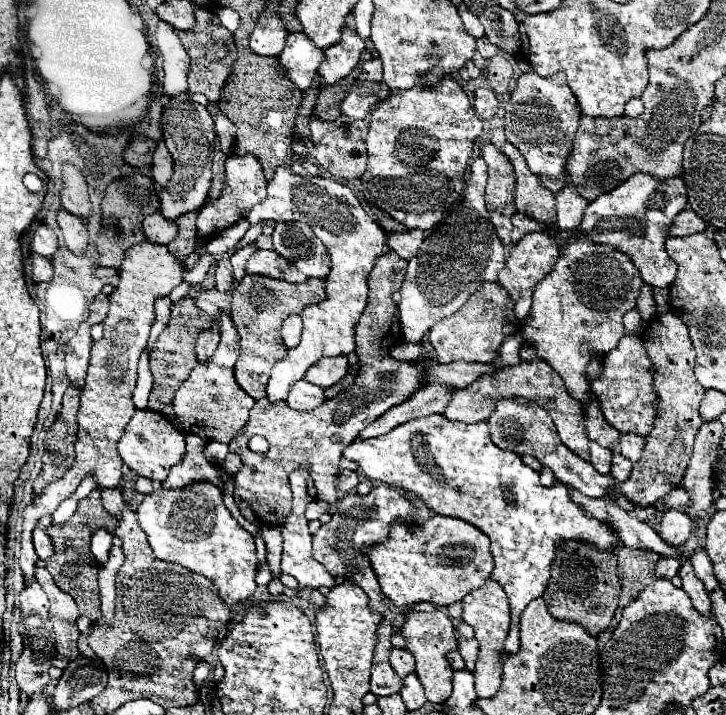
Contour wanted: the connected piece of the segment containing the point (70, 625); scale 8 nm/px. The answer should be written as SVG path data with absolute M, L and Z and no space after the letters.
M39 566L35 570L35 578L51 602L49 616L51 616L51 624L55 630L55 648L57 648L57 658L55 658L53 666L65 668L71 660L77 660L77 656L81 656L81 652L77 648L79 630L75 624L79 610L77 610L75 600L67 592L61 592L61 588L57 588L57 584L47 568Z

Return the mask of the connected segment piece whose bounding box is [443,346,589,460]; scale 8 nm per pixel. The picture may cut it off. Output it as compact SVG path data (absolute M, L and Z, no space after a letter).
M521 346L521 362L517 366L501 368L495 374L477 378L471 386L467 386L463 390L455 390L447 410L443 414L449 420L481 422L481 420L487 420L493 414L493 408L495 408L499 398L525 398L525 400L537 402L553 418L561 442L565 442L565 446L571 452L575 452L577 456L589 460L589 450L587 450L589 438L587 438L587 432L585 432L585 426L583 426L583 404L569 396L561 376L545 360L541 360L533 352L533 346Z

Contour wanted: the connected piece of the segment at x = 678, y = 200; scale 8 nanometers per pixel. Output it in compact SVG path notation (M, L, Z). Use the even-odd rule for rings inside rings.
M635 174L613 192L607 192L605 196L589 202L583 222L579 226L579 234L591 242L617 248L619 252L629 256L647 284L657 288L669 288L675 278L677 264L673 264L673 260L669 258L665 250L665 240L669 238L669 228L673 226L675 216L685 206L687 188L681 178L655 180L647 174Z

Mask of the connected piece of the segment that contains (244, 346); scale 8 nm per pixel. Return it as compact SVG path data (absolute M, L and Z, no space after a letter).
M245 276L239 284L235 284L231 292L231 320L241 336L241 356L235 364L237 384L253 398L265 398L265 388L269 380L269 372L275 362L285 358L287 346L279 336L279 328L285 318L293 314L301 314L303 308L317 304L325 298L323 280L307 280L303 284L289 284L283 280L273 280L267 276Z

